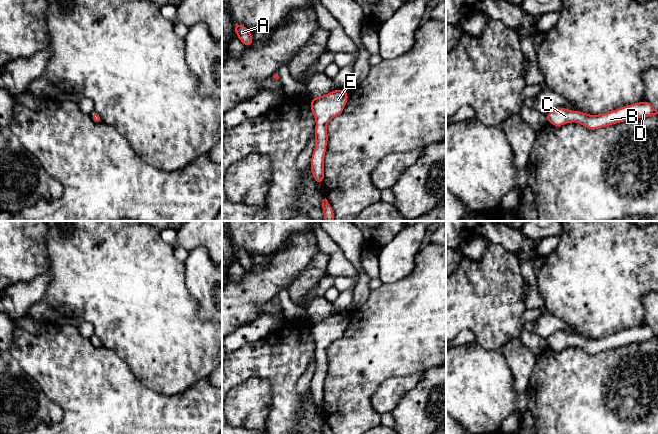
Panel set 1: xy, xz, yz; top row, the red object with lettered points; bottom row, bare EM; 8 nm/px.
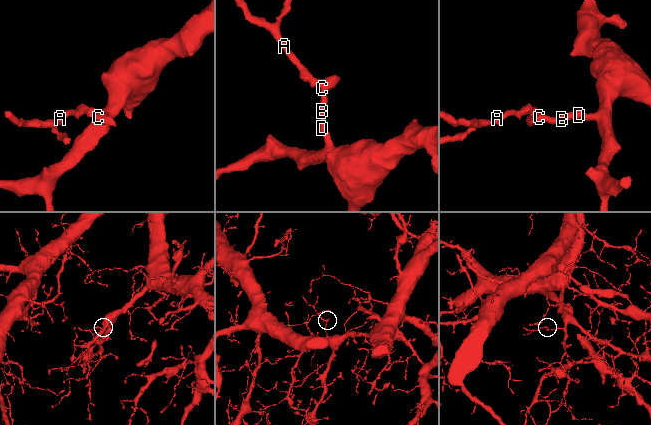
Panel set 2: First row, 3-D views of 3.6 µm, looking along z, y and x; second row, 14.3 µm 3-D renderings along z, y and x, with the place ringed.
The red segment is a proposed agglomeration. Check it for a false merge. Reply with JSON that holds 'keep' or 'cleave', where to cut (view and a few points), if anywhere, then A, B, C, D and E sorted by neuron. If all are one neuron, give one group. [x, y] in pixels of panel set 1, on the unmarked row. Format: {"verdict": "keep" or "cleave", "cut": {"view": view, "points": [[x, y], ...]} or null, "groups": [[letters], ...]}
{"verdict": "keep", "cut": null, "groups": [["A", "B", "C", "D", "E"]]}

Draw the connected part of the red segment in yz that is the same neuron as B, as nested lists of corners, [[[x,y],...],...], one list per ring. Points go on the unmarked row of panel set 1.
[[[644,324],[595,340],[581,335],[569,335],[565,331],[557,331],[545,341],[546,346],[557,351],[570,346],[578,346],[586,352],[595,354],[633,342],[648,341],[656,338],[658,338],[658,335],[648,325]]]

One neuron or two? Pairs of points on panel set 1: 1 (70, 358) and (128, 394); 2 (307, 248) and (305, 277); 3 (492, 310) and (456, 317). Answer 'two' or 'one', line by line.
1: one
2: two
3: one

